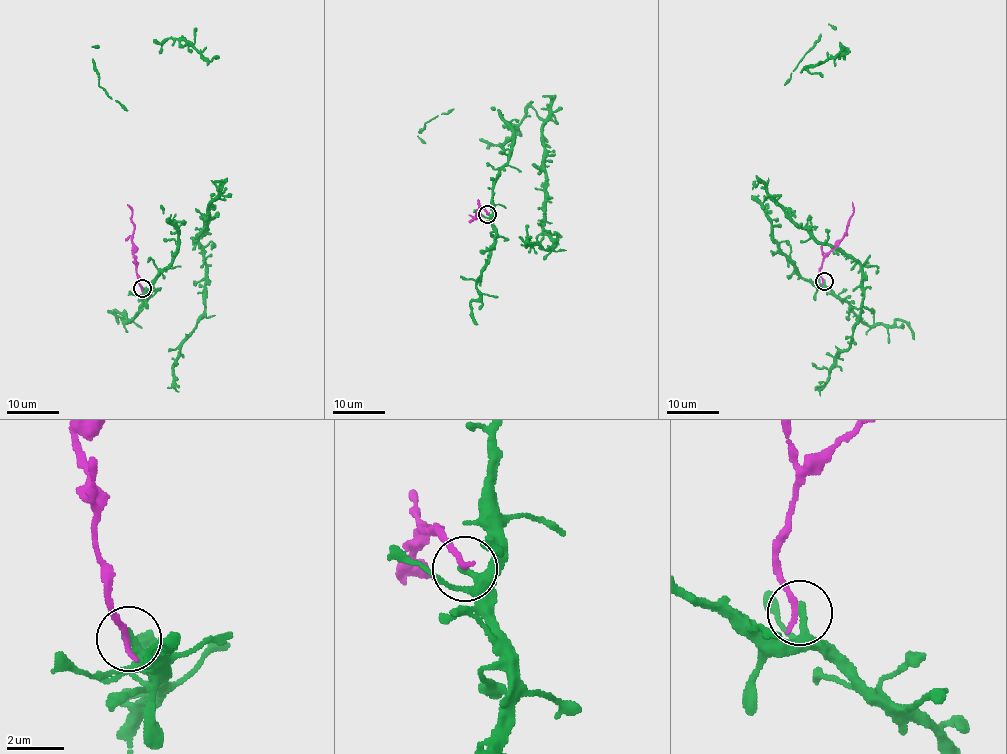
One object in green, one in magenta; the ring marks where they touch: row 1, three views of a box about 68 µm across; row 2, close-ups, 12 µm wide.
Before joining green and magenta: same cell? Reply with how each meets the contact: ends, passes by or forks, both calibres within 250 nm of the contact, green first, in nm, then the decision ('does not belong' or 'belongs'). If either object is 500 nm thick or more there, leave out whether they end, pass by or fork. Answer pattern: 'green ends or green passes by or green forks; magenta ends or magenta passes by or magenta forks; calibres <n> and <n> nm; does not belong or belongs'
green ends; magenta ends; calibres 320 and 240 nm; does not belong

